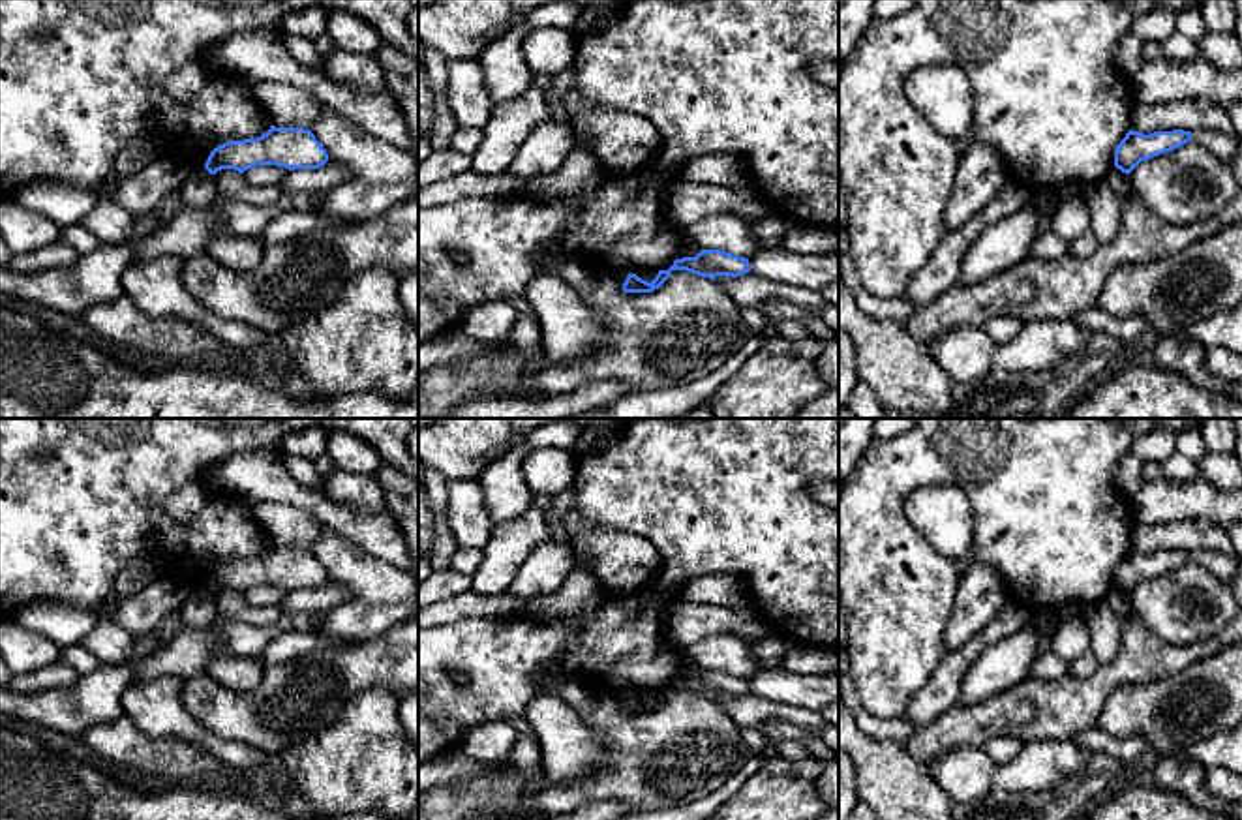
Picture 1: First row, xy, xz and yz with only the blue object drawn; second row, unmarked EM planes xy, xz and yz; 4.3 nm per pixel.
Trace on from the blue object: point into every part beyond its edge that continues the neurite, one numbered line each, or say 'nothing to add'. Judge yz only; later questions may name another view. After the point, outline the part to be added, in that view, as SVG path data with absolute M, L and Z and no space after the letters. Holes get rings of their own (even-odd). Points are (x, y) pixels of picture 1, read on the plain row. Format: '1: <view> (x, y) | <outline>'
1: yz (1222, 565) | M1191 550L1191 563L1204 567L1219 582L1231 585L1236 561L1229 554L1216 550Z

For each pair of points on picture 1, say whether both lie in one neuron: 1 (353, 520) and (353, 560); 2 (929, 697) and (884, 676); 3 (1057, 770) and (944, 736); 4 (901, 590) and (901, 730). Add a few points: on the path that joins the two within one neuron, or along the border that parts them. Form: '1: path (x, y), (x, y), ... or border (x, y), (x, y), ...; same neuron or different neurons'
1: border (325, 526), (391, 565); different neurons
2: border (944, 655), (929, 682), (903, 713); different neurons
3: border (1066, 738), (1029, 740), (1023, 744); different neurons
4: border (860, 700), (880, 719), (903, 715); different neurons

